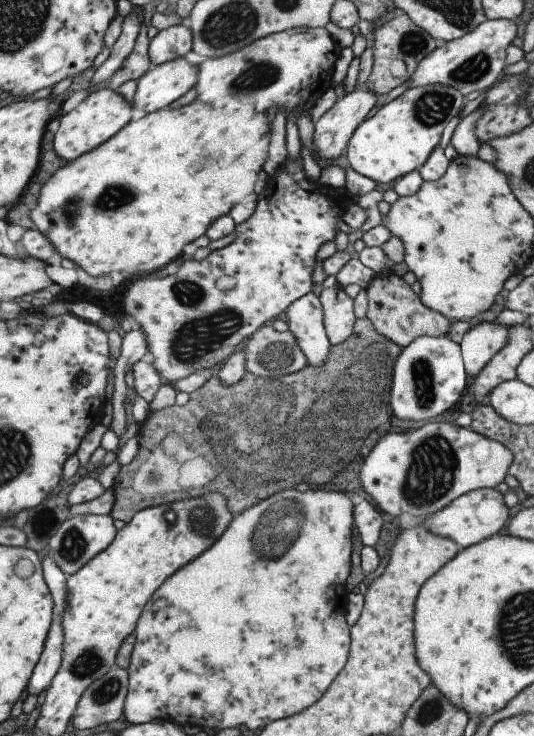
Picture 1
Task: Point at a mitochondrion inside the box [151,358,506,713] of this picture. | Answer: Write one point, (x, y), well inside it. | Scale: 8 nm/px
(275, 532)

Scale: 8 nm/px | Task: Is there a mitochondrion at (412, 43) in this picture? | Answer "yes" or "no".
yes

